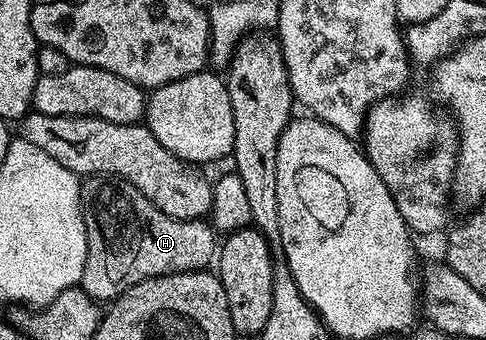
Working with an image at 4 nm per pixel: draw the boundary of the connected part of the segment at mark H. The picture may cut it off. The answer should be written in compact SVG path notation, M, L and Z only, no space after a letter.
M106 175L84 178L79 204L83 207L87 234L81 286L88 297L100 304L110 304L143 279L178 271L202 271L210 268L216 258L217 232L210 222L169 217L121 179Z

